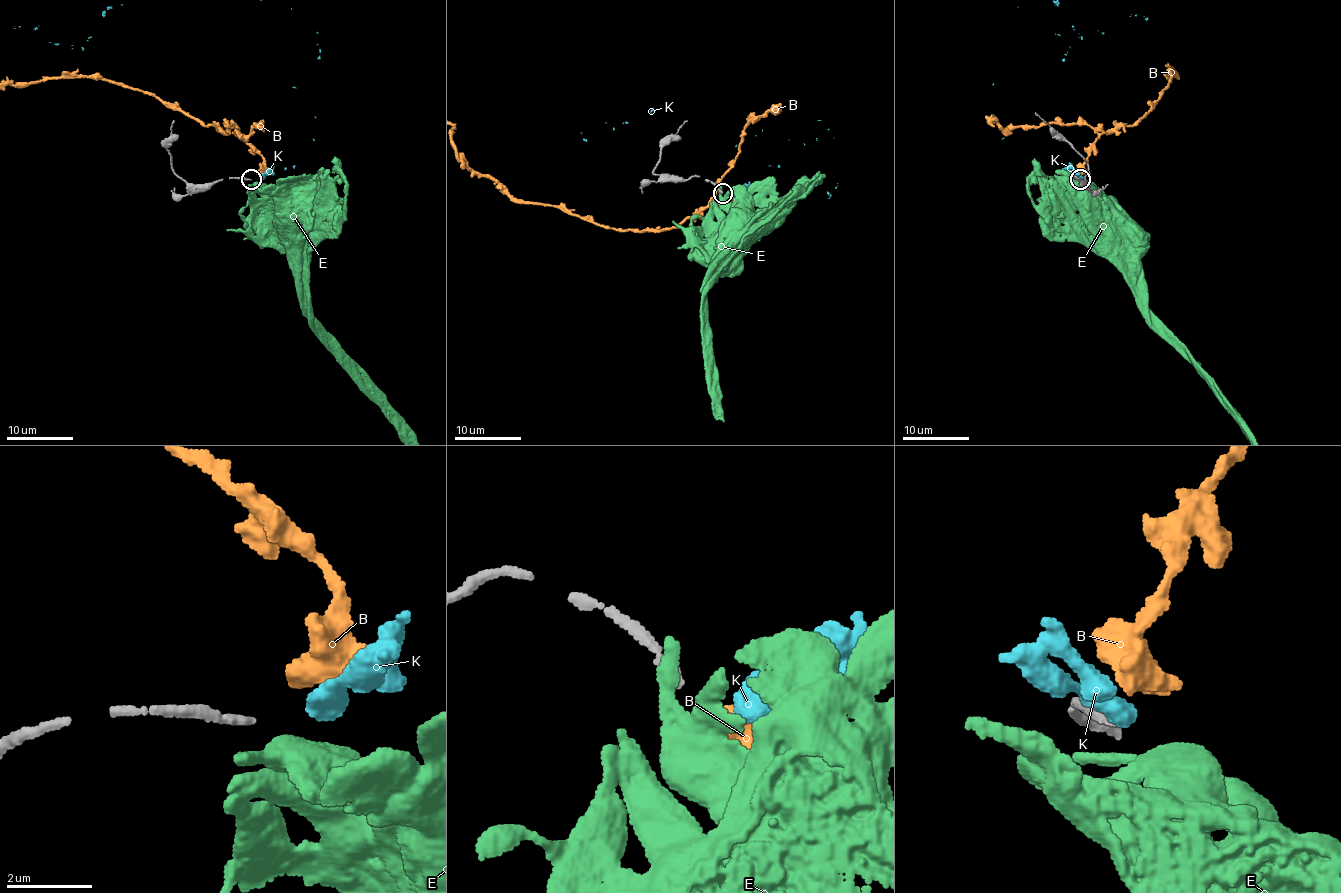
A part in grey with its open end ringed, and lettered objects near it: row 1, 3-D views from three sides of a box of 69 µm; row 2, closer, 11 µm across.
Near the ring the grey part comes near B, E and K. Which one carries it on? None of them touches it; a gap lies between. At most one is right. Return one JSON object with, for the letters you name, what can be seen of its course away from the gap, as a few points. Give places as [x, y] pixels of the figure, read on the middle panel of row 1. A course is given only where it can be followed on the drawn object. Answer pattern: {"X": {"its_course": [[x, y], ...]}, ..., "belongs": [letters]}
{"belongs": []}

